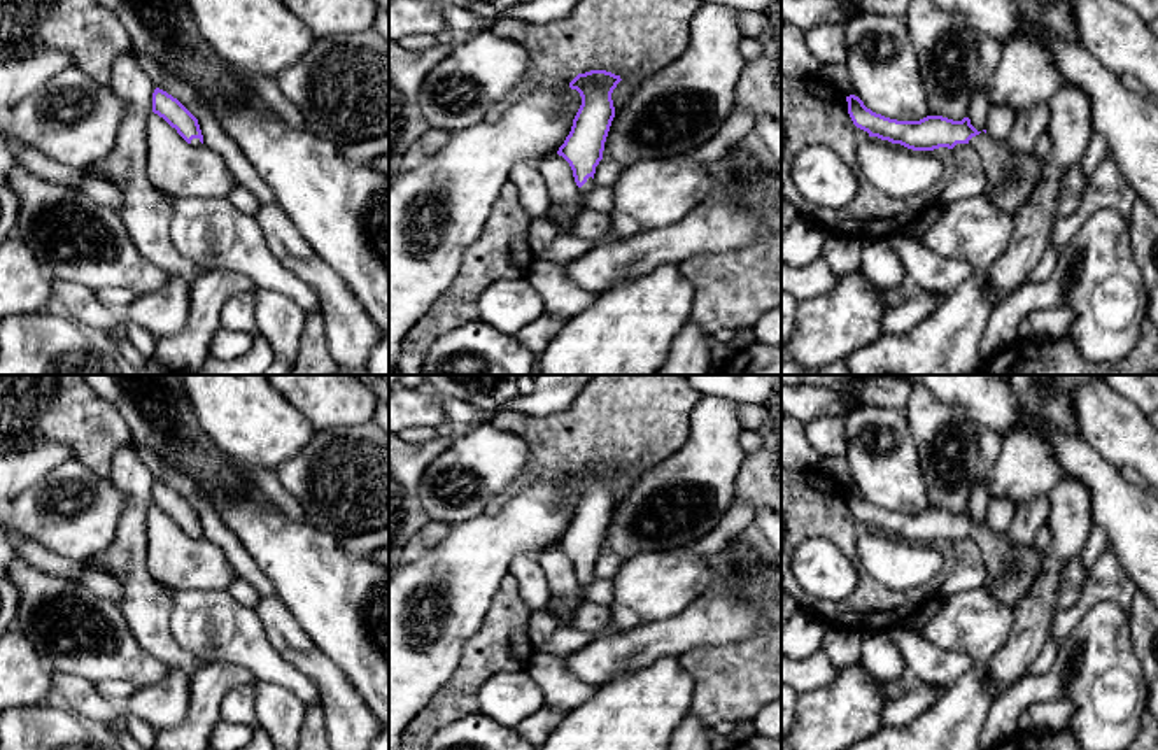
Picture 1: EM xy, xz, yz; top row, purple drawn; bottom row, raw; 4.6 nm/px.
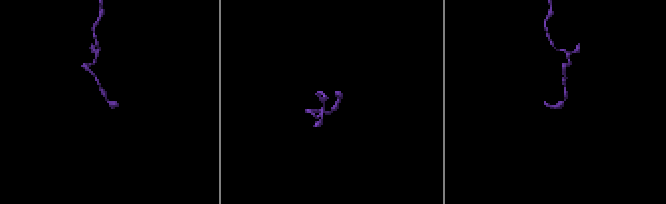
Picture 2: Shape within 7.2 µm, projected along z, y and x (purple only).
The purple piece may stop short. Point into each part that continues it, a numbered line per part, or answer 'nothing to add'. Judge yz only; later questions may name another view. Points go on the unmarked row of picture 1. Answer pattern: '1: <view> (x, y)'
1: yz (1011, 570)

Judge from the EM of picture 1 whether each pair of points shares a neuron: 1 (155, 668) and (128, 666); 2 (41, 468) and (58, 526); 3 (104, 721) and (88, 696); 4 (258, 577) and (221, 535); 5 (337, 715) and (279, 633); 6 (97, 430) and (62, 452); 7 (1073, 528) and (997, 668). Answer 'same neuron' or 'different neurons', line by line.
1: same neuron
2: different neurons
3: same neuron
4: same neuron
5: same neuron
6: different neurons
7: same neuron

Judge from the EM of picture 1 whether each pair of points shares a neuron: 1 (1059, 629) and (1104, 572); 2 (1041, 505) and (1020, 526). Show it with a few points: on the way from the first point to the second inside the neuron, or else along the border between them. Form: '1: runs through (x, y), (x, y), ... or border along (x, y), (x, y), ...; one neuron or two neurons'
1: runs through (1073, 615), (1099, 586); one neuron
2: runs through (1036, 510), (1025, 521); one neuron

